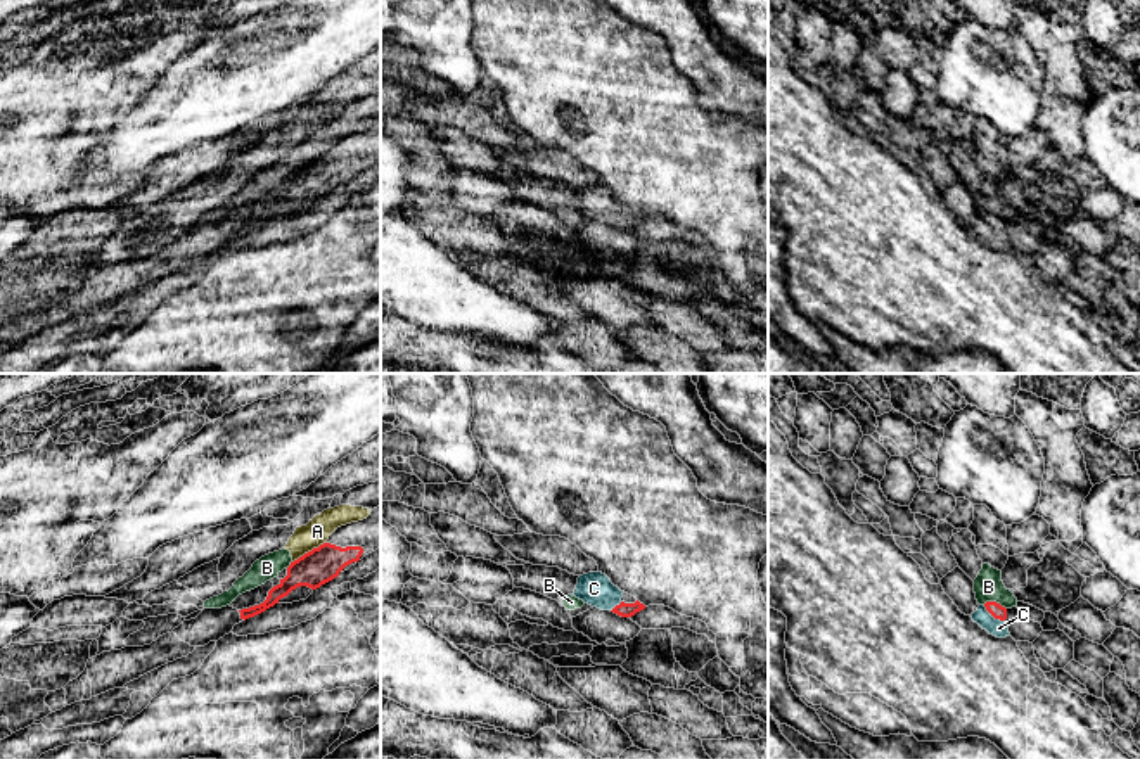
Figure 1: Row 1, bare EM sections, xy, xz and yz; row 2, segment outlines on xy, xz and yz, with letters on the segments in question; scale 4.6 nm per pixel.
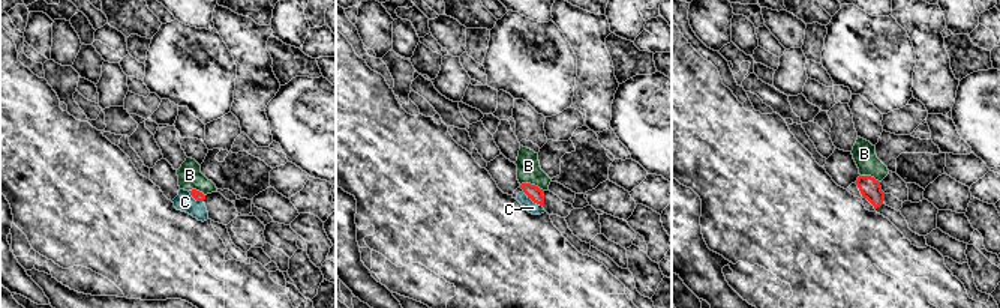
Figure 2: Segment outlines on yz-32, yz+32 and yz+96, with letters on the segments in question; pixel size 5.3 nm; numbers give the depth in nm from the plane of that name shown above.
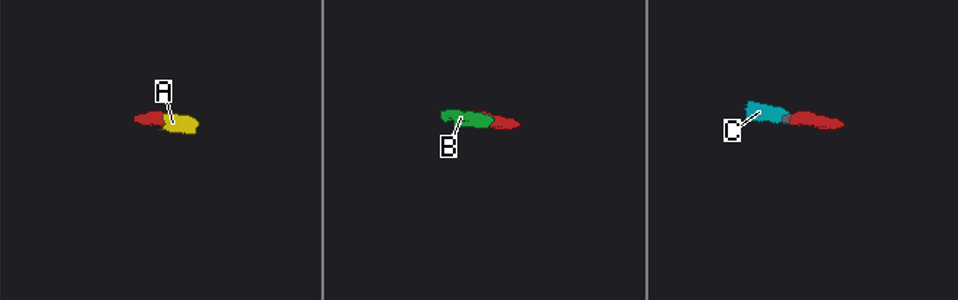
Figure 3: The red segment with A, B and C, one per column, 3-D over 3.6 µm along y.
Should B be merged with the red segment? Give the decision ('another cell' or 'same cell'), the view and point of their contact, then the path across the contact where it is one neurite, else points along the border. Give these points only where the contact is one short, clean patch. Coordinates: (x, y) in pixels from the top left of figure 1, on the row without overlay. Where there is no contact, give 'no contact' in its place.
another cell; contact yz (995, 215); border yz (983, 216), (995, 215), (1005, 222)

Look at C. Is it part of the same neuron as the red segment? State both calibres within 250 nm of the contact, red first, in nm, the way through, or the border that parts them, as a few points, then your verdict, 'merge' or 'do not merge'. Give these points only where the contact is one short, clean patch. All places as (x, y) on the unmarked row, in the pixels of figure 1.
70/80 nm | across yz (997, 223), (993, 229), (999, 241) | merge

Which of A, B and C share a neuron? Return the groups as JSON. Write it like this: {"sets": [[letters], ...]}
{"sets": [["A", "B"], ["C"]]}

